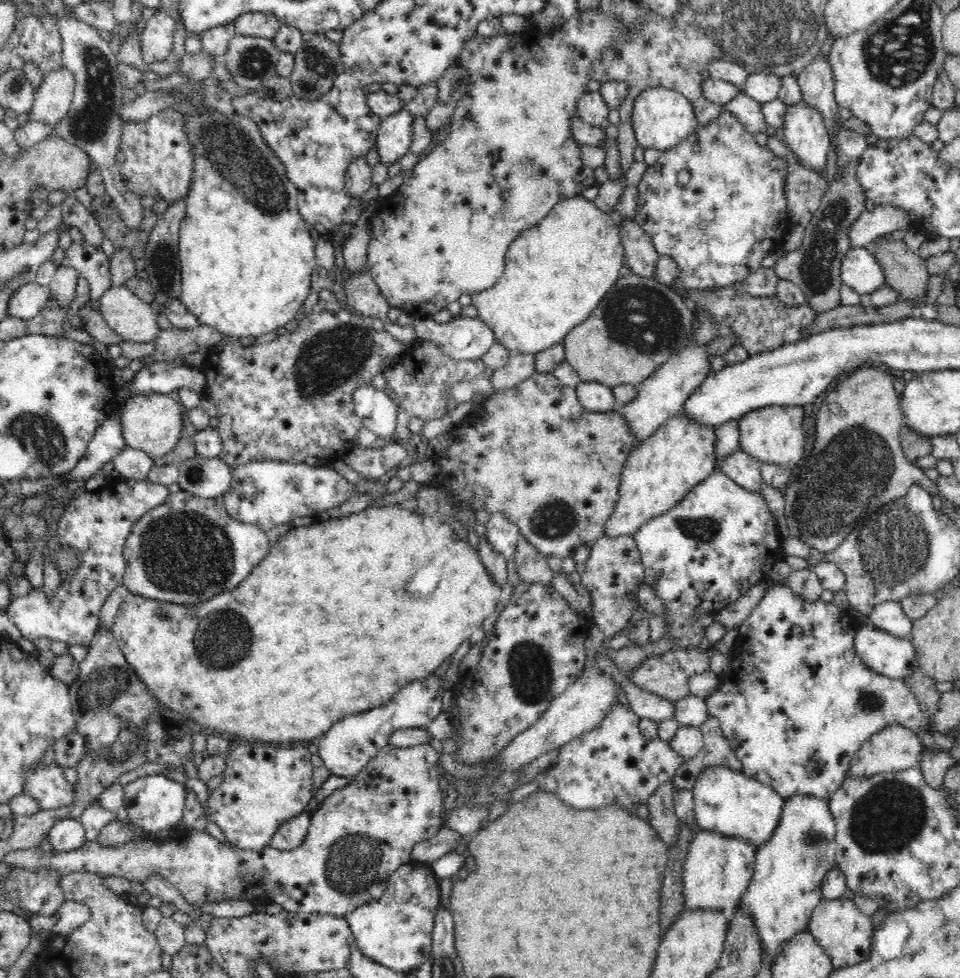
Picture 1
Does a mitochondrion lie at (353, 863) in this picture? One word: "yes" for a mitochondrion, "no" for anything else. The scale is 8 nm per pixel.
yes

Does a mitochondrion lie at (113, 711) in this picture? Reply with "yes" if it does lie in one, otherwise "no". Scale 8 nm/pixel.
yes

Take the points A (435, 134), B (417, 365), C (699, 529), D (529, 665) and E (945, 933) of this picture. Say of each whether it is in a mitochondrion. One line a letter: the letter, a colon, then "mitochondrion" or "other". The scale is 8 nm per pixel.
A: other
B: other
C: mitochondrion
D: mitochondrion
E: mitochondrion

